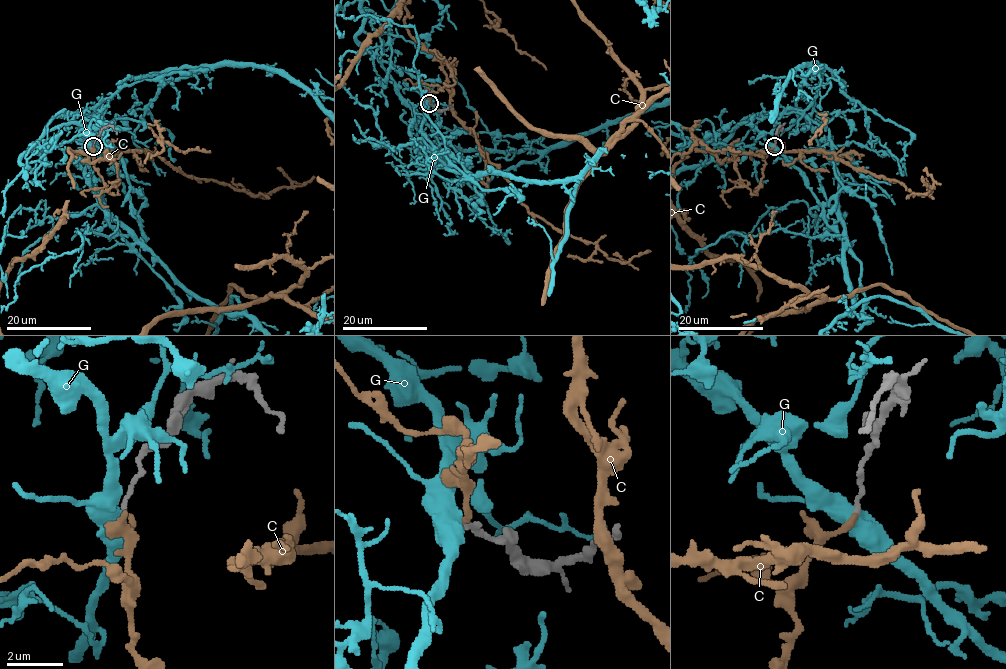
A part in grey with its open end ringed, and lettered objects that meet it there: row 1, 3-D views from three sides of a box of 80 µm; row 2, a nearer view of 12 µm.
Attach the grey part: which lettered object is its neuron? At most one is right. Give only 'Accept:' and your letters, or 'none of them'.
Accept: C

